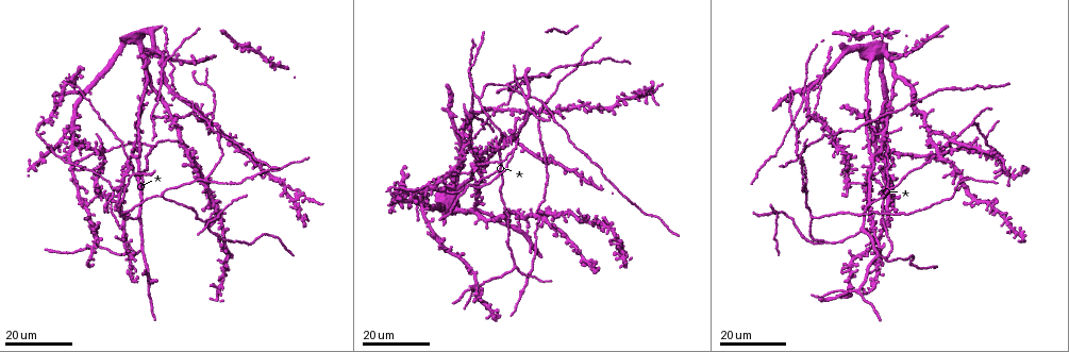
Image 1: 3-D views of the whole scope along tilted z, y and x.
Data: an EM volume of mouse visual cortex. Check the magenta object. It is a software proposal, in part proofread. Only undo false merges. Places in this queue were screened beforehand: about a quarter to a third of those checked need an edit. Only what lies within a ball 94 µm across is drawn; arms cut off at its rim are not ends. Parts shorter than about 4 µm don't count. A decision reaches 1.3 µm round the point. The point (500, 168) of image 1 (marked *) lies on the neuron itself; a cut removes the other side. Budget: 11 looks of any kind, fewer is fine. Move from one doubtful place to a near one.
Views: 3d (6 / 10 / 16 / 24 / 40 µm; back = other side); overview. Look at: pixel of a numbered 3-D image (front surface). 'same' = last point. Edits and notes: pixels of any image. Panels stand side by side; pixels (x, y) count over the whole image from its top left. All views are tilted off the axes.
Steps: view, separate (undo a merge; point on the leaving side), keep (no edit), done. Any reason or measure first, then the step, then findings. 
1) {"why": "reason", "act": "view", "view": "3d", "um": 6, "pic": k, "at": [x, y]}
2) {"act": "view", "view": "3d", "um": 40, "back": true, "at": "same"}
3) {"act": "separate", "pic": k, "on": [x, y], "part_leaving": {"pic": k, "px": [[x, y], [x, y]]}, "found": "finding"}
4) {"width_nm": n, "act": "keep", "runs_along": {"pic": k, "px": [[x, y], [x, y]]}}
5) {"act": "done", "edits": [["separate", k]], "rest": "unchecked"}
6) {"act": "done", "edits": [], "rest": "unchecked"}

{"why": "a fork", "act": "view", "view": "3d", "um": 16, "pic": 1, "at": [862, 233]}

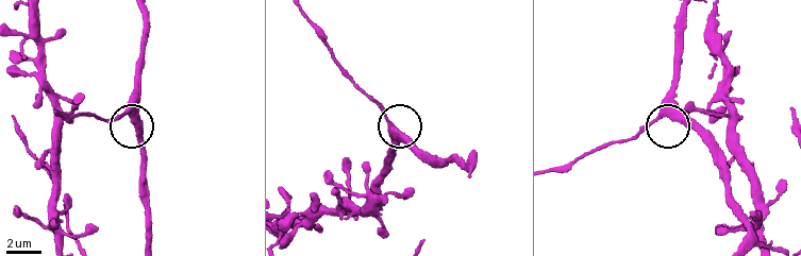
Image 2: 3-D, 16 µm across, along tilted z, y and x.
{"act": "view", "view": "3d", "um": 10, "pic": 2, "at": [127, 109]}

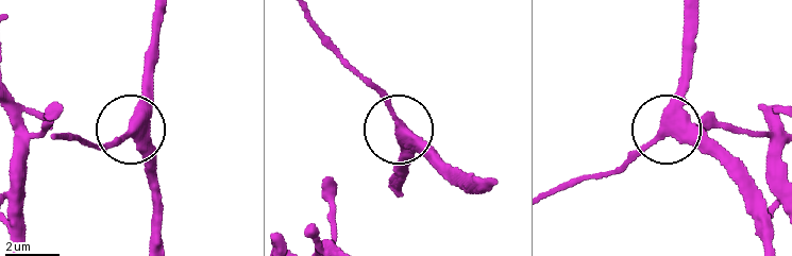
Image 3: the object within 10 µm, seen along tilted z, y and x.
{"width_nm": 380, "act": "keep", "found": "all the same neuron"}

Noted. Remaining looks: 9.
{"why": "three-way junction", "act": "view", "view": "3d", "um": 24, "pic": 1, "at": [885, 261]}

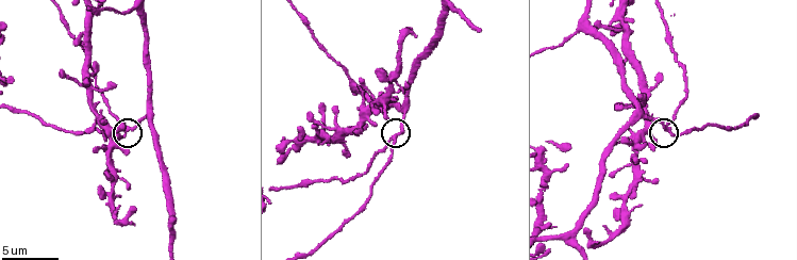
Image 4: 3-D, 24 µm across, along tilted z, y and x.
{"act": "view", "view": "3d", "um": 10, "pic": 4, "at": [668, 129]}

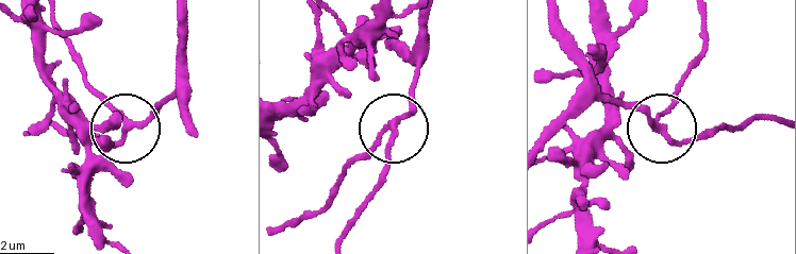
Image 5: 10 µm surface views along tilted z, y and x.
{"arms": 3, "act": "keep", "runs_along": {"pic": 5, "px": [[550, 13], [553, 39], [612, 99], [659, 124], [679, 88]]}, "found": "all the same neuron"}

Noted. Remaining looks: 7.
{"why": "a fork", "act": "view", "view": "3d", "um": 10, "pic": 4, "at": [563, 239]}

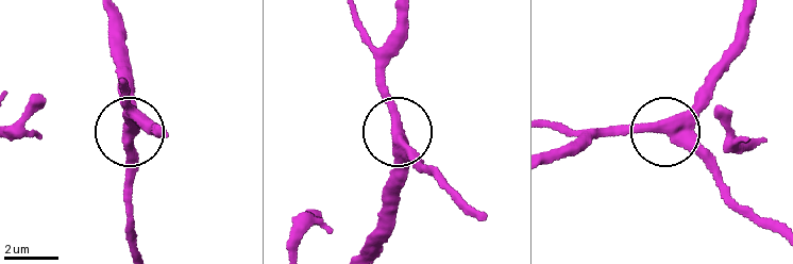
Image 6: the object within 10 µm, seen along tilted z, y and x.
{"act": "view", "view": "3d", "um": 10, "back": true, "pic": 6, "at": [667, 132]}

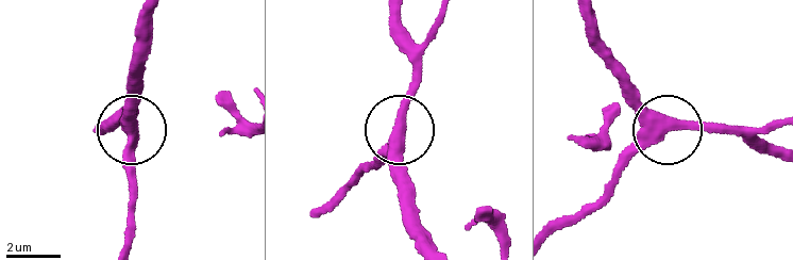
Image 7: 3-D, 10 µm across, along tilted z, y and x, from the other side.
{"act": "keep", "runs_along": {"pic": 7, "px": [[587, 15], [589, 34], [611, 71], [663, 128], [613, 179]]}, "found": "one neuron here"}

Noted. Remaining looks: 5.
{"why": "a fork", "act": "view", "view": "3d", "um": 24, "pic": 1, "at": [825, 136]}

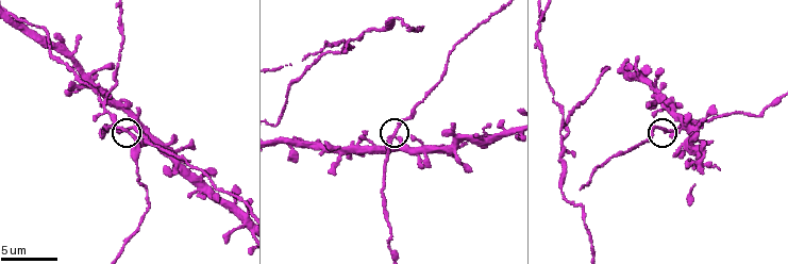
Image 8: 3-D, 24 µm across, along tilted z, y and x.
{"why": "closer look", "act": "view", "view": "3d", "um": 10, "pic": 8, "at": [392, 135]}

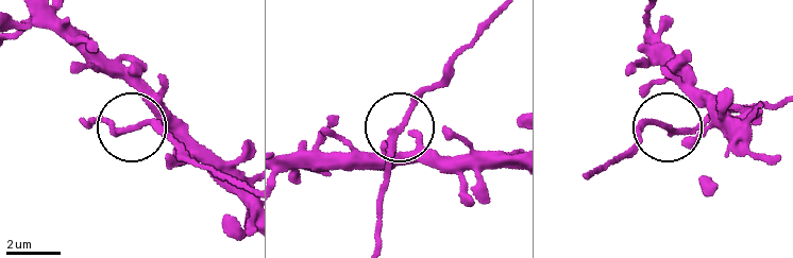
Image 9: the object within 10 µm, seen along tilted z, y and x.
{"arms": 3, "act": "keep", "runs_along": {"pic": 9, "px": [[56, 14], [139, 96], [135, 123], [149, 125], [187, 151]]}, "found": "continuous, no second neuron"}

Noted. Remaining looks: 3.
{"why": "branch point", "act": "view", "view": "3d", "um": 16, "pic": 1, "at": [823, 68]}

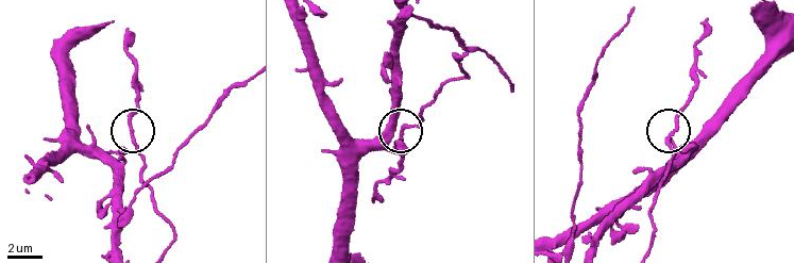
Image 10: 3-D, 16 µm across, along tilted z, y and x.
{"act": "view", "view": "3d", "um": 10, "pic": 10, "at": [671, 132]}

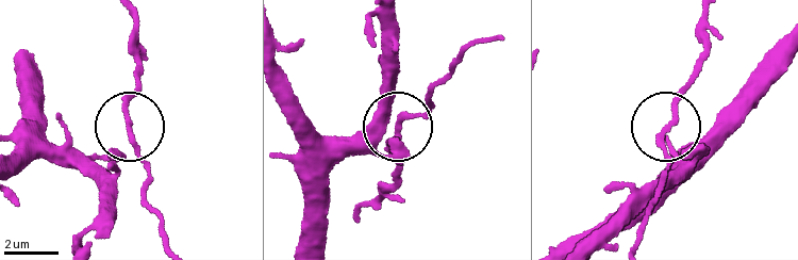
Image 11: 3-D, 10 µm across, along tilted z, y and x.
{"arms": 3, "act": "keep", "found": "continuous, no second neuron"}

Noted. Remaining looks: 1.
{"act": "done", "edits": [], "rest": "unchecked"}

